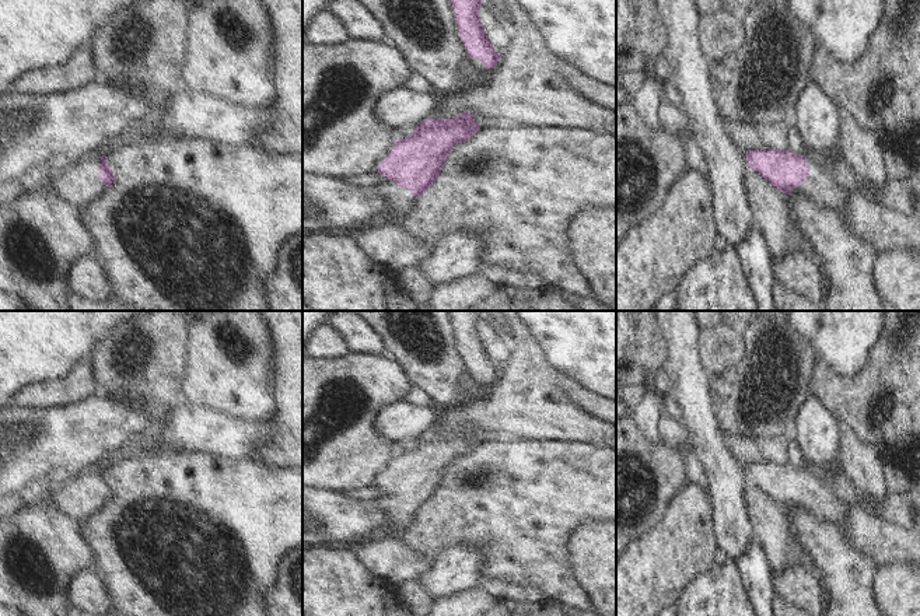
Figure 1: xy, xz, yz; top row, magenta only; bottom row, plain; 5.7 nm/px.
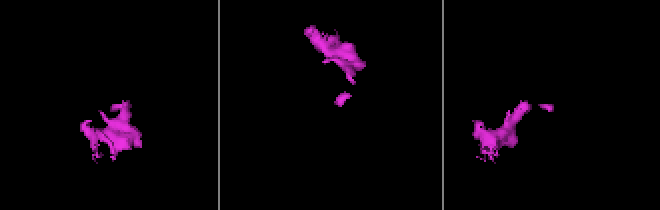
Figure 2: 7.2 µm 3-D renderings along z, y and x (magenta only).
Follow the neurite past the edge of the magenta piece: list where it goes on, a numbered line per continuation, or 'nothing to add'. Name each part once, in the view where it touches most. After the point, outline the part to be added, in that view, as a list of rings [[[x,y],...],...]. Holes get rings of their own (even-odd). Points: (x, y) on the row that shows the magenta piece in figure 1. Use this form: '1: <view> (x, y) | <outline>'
1: yz (882, 228) | [[[812,154],[802,155],[809,165],[809,178],[793,189],[815,207],[837,211],[850,231],[875,255],[906,251],[920,255],[920,213],[903,214],[870,200],[861,190],[847,190],[833,174],[830,161]]]

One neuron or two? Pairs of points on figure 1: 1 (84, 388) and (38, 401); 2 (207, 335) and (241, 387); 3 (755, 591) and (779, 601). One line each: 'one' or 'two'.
1: one
2: one
3: two

